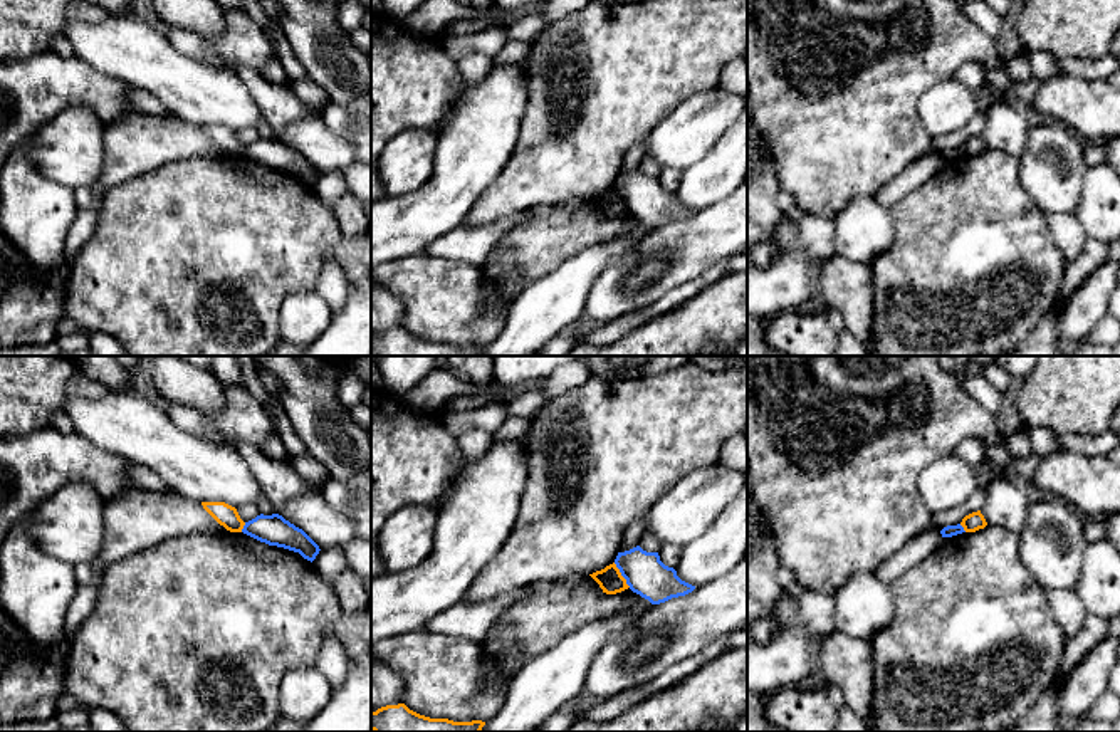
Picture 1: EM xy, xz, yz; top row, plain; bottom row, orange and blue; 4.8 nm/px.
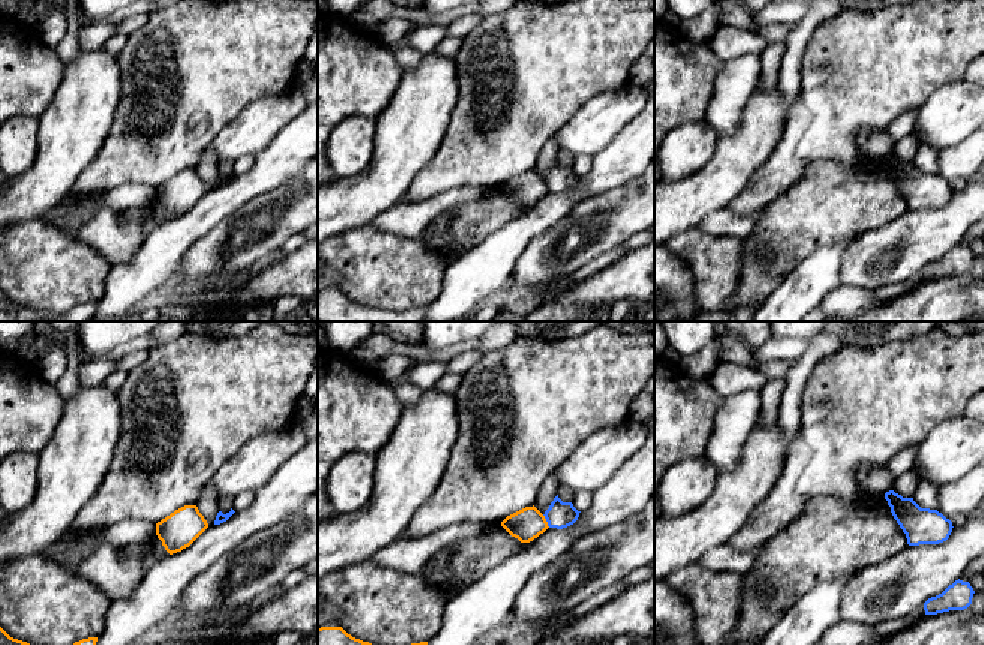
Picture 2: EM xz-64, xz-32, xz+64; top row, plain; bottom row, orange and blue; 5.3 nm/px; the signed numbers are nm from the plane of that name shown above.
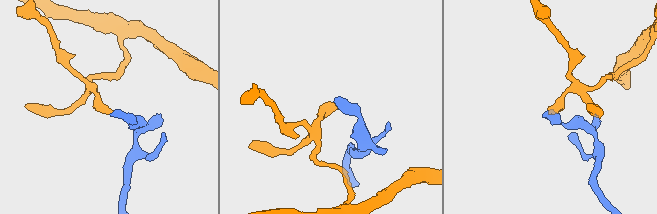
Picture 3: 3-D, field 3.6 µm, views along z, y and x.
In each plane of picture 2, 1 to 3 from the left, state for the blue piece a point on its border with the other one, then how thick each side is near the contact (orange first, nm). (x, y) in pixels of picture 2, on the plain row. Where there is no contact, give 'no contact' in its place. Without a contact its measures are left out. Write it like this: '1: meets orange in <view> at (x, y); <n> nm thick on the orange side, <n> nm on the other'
1: no contact
2: meets orange in xz-32 at (545, 185); 170 nm thick on the orange side, 150 nm on the other
3: no contact

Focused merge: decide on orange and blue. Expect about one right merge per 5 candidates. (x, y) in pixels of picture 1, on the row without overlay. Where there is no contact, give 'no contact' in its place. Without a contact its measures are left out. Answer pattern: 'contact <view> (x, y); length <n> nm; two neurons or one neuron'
contact xz (620, 198); length 150 nm; two neurons

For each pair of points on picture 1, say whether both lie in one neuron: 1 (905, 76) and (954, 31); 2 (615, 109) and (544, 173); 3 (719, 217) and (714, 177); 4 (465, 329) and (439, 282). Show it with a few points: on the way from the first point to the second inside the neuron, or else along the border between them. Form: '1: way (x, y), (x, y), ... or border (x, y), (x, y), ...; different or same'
1: way (917, 64), (942, 39); same
2: way (598, 120), (561, 156); same
3: border (729, 193), (696, 210); different
4: way (465, 318), (444, 294); same

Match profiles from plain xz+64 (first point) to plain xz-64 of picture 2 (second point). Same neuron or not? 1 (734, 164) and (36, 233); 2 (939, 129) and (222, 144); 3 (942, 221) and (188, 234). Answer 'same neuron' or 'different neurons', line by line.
1: different neurons
2: same neuron
3: different neurons

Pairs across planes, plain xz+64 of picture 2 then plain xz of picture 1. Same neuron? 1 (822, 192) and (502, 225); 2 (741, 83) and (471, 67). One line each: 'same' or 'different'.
1: different
2: same

